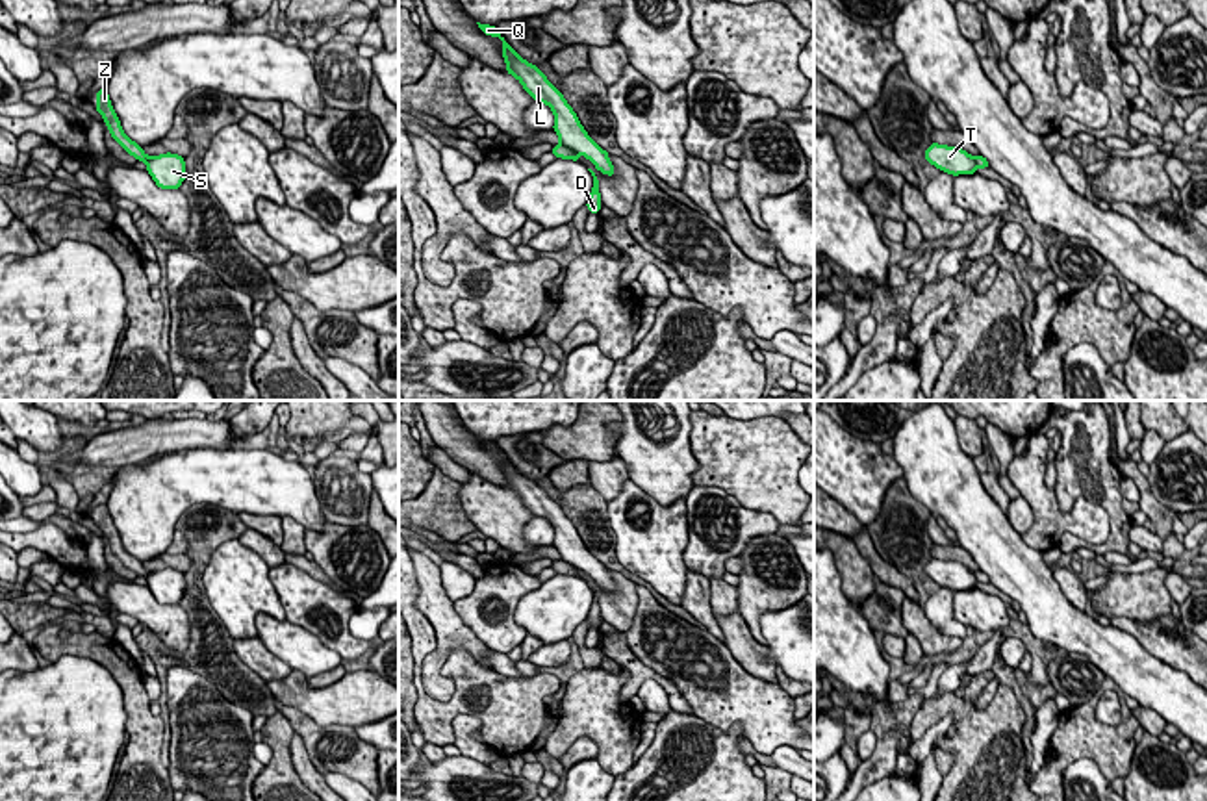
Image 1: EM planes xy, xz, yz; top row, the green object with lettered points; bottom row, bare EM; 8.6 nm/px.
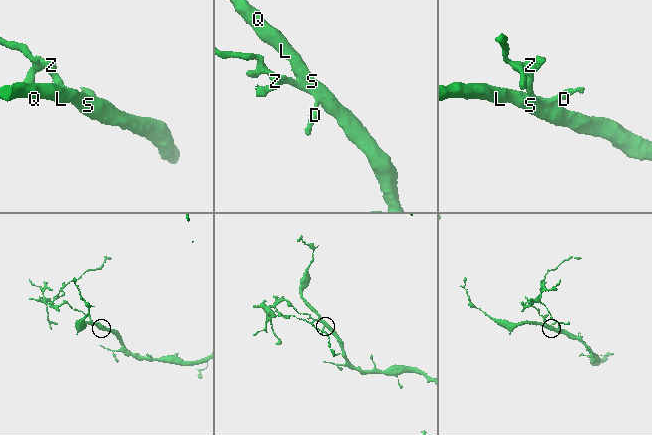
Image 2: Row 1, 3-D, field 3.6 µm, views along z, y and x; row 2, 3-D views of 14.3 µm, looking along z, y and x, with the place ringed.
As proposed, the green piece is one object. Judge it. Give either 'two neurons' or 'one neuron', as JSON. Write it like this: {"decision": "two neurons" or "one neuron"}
{"decision": "two neurons"}

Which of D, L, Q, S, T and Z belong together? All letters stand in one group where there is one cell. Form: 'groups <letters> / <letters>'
groups D Z / L Q S T

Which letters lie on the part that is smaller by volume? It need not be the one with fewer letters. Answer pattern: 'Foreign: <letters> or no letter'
Foreign: D, Z

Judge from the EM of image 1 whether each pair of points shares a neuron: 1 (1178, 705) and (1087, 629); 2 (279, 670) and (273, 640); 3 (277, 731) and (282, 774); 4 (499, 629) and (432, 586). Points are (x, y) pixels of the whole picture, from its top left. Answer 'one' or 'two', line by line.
1: one
2: two
3: one
4: two

